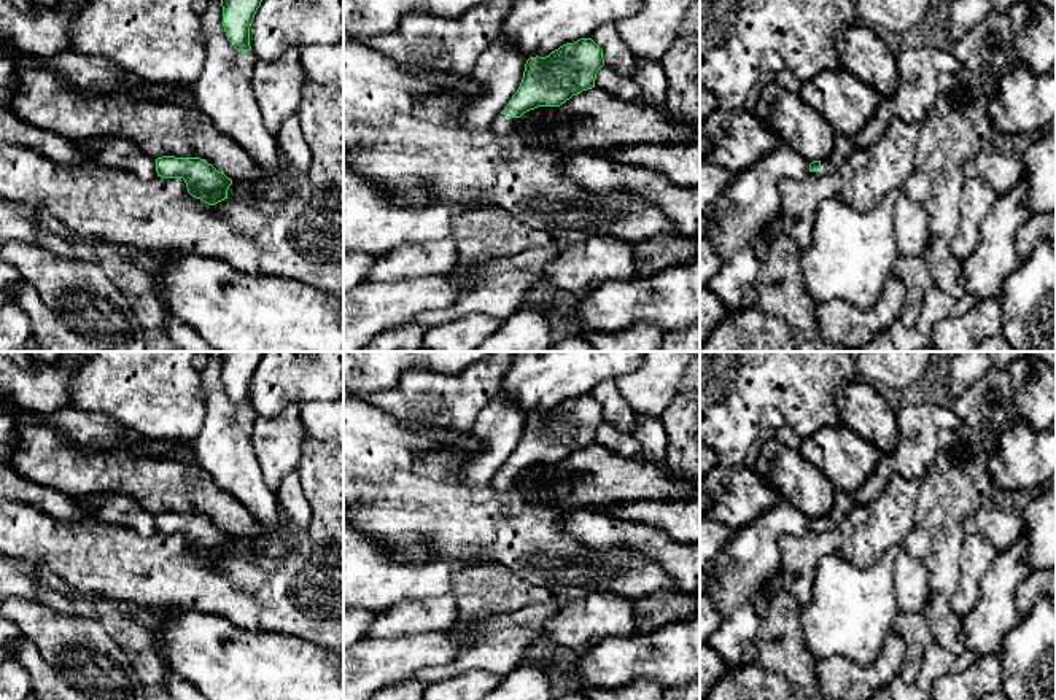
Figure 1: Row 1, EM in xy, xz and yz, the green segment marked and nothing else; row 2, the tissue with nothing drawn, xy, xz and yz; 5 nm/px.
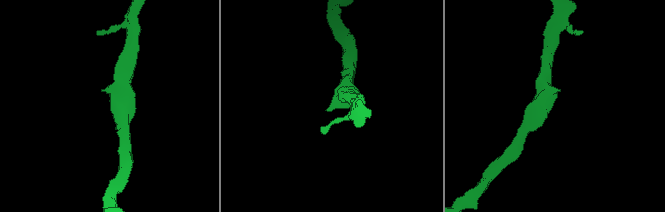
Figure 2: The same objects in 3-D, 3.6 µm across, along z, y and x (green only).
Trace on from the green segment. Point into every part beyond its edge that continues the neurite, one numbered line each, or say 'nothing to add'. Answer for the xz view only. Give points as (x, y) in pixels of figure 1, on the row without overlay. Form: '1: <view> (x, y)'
1: xz (501, 481)

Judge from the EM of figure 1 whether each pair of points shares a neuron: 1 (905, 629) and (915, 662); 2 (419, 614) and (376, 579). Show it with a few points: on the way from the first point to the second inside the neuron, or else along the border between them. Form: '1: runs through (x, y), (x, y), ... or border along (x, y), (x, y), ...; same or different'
1: runs through (913, 637), (915, 654); same
2: border along (439, 595), (403, 600), (379, 614); different

